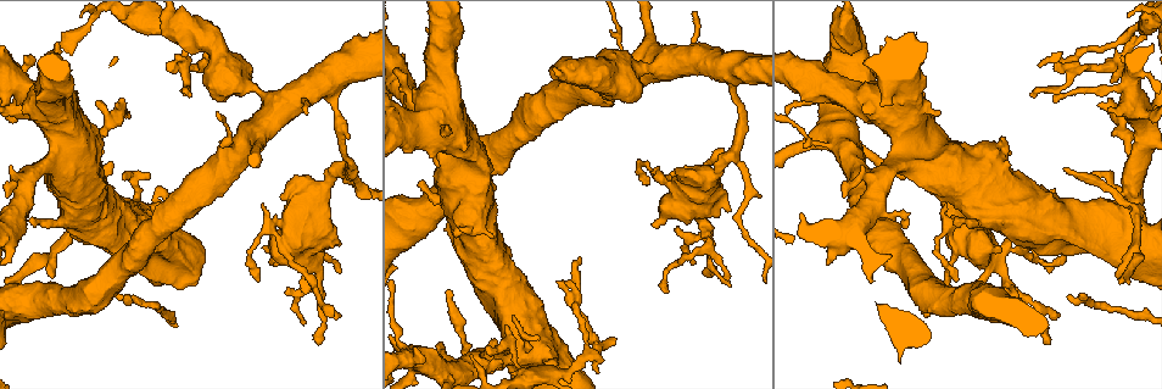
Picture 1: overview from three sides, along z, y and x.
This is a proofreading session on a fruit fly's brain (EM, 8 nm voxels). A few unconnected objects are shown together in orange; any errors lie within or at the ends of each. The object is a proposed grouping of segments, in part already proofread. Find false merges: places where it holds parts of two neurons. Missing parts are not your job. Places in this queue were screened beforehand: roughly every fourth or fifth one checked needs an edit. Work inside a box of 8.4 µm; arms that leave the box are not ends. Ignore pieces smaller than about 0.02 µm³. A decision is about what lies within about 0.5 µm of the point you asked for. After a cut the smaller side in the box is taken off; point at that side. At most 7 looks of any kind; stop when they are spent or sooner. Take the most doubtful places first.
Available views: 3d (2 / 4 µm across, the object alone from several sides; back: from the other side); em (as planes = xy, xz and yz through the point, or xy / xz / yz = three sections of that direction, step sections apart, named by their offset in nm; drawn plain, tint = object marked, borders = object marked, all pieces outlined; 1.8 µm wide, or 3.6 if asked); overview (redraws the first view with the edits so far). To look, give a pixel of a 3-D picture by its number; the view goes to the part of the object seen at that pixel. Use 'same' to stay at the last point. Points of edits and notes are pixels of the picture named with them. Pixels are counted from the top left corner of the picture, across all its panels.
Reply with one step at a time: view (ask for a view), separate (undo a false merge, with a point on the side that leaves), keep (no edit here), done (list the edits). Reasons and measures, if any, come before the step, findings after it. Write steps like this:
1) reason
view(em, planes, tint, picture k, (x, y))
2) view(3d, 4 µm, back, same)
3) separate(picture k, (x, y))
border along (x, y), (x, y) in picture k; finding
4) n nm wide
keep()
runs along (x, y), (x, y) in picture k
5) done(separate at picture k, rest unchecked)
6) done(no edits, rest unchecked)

thick turns thin
view(3d, 4 µm, back, picture 1, (664, 63))

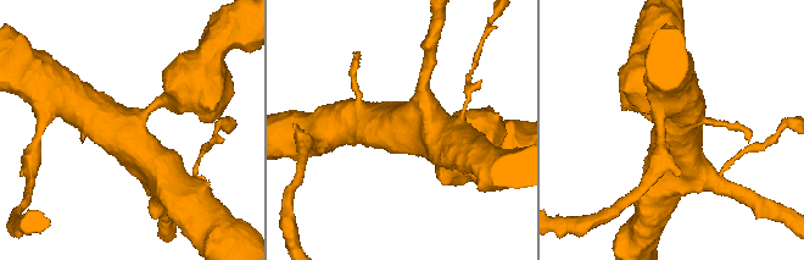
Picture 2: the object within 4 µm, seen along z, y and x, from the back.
4 arms; need the tissue
view(em, 3.6 µm, yz, step 4, tint, picture 2, (128, 127))

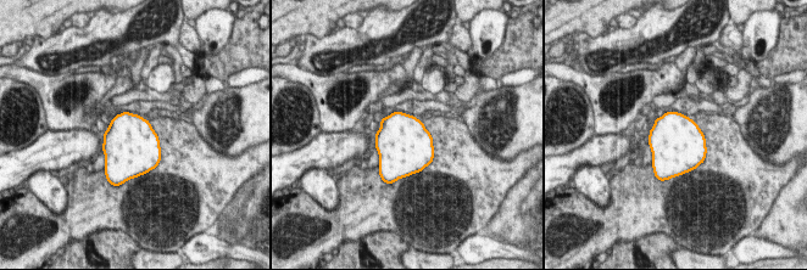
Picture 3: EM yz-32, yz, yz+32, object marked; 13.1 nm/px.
view(em, 3.6 µm, planes, borders, same)

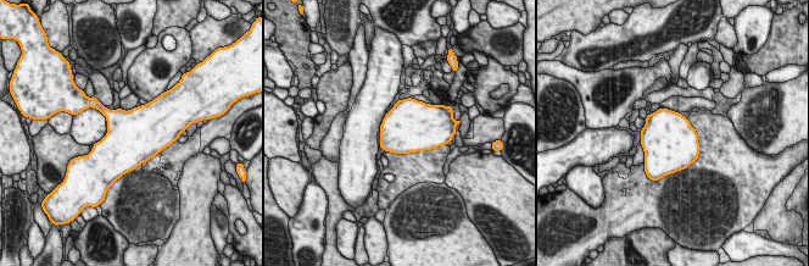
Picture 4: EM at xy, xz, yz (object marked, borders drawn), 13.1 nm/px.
700 nm wide
keep()
one neuron here

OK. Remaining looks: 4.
three arms meet
view(3d, 4 µm, picture 1, (412, 358))

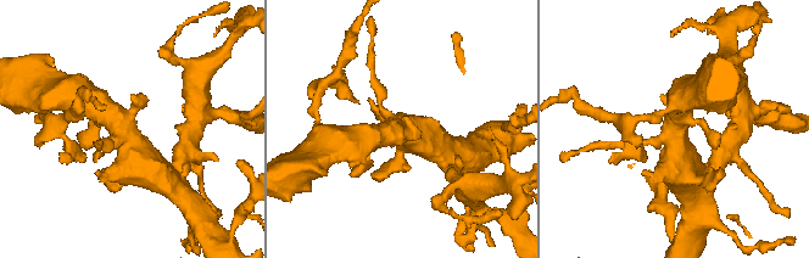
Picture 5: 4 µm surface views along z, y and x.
view(em, yz, step 4, tint, picture 5, (126, 147))

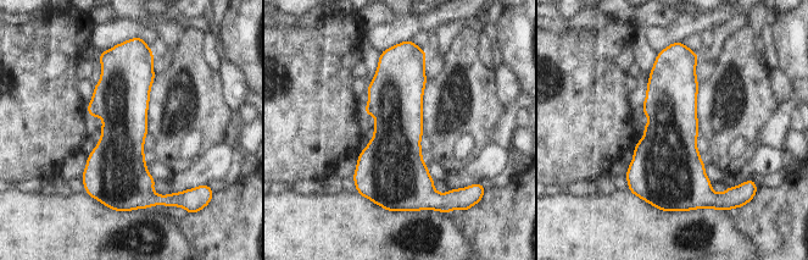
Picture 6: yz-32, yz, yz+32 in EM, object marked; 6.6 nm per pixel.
keep()
one neuron here

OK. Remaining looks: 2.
thick turns thin
view(3d, 4 µm, picture 1, (707, 234))

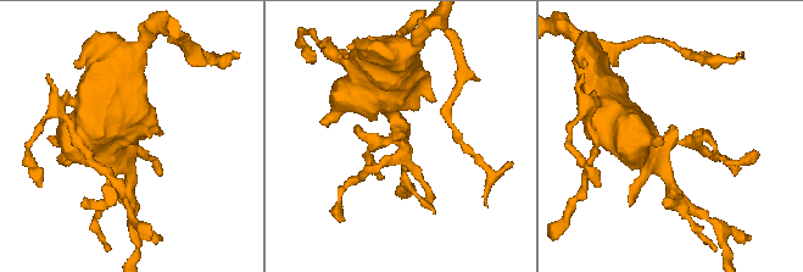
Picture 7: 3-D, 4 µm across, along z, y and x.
now the EM
view(em, planes, tint, picture 7, (675, 140))

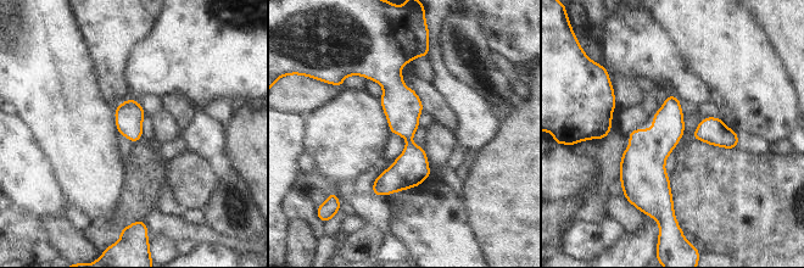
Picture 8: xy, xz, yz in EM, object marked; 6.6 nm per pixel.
keep()
runs along (398, 59), (408, 160), (375, 191) in picture 8; one neuron here

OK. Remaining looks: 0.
done(no edits, rest unchecked)

